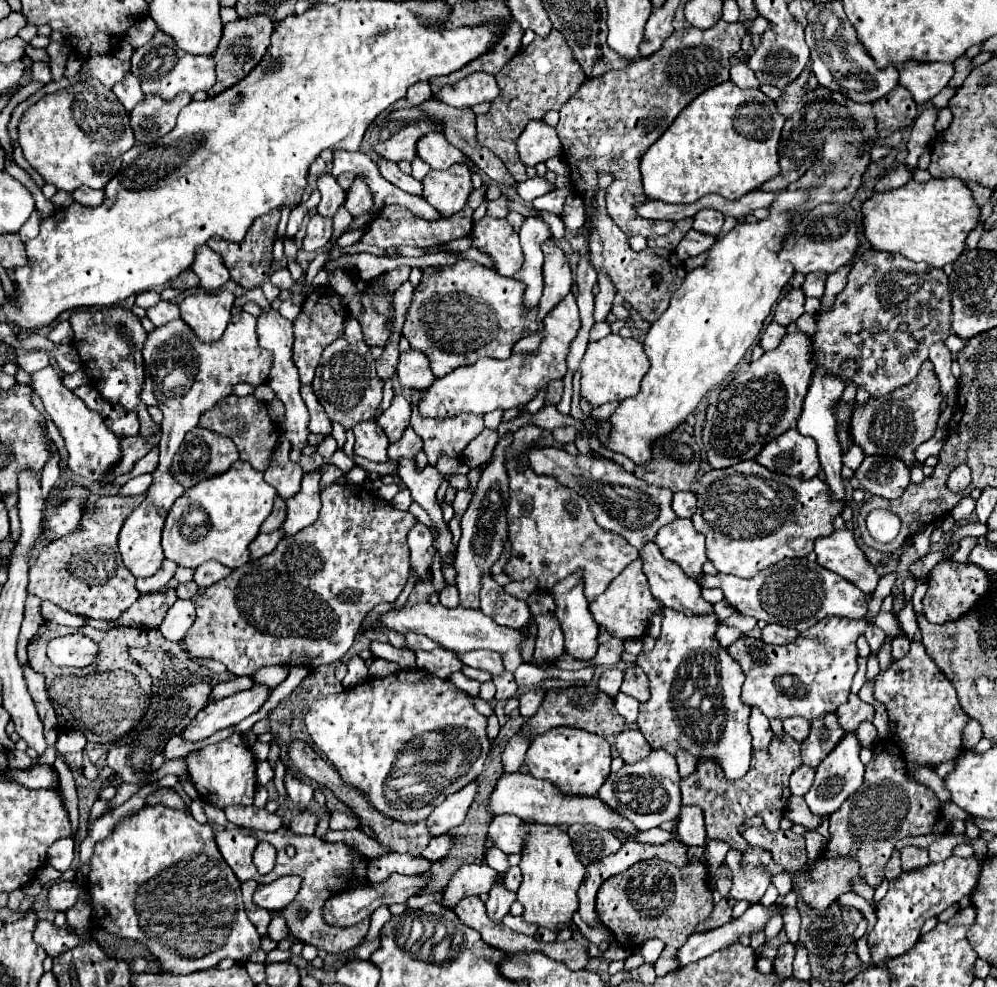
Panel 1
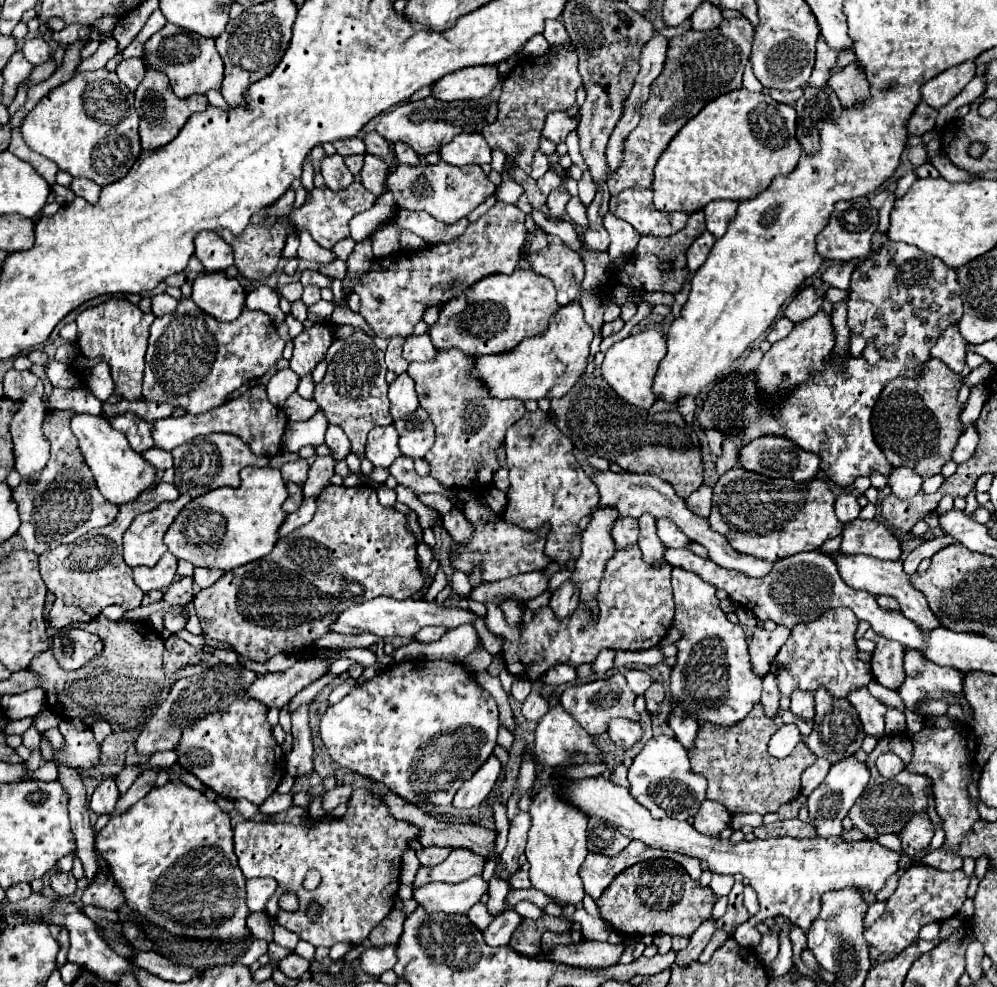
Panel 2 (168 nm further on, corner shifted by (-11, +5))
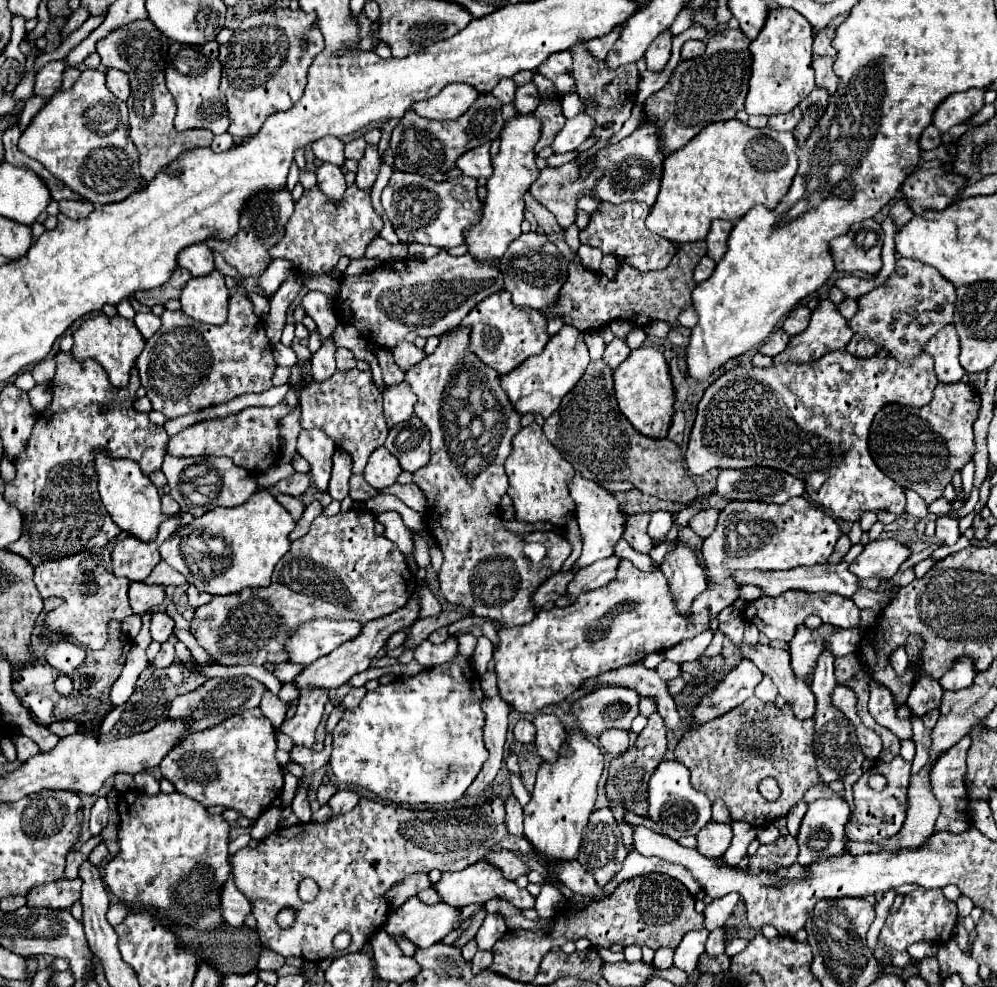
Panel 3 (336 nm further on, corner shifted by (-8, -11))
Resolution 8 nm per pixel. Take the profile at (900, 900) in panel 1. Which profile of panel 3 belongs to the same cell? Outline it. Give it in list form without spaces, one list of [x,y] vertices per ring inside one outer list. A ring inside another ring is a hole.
[[[917,888],[915,892],[905,894],[903,904],[901,904],[901,908],[897,912],[887,916],[885,926],[883,926],[881,934],[879,934],[877,946],[873,950],[873,956],[889,966],[891,964],[891,954],[889,954],[891,950],[905,952],[911,944],[921,942],[921,940],[945,944],[953,936],[955,922],[957,922],[957,904],[953,900],[947,900],[943,890]]]

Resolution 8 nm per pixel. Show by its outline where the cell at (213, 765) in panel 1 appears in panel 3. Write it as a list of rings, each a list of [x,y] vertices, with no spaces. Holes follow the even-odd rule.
[[[251,708],[237,716],[231,716],[229,720],[225,720],[209,730],[187,736],[181,744],[177,744],[173,748],[173,752],[169,752],[161,760],[159,770],[161,770],[163,778],[167,778],[177,788],[177,792],[197,800],[199,804],[203,804],[203,806],[219,804],[223,808],[241,812],[249,820],[257,820],[283,790],[283,768],[275,760],[275,750],[277,750],[275,728],[263,716],[261,708]]]

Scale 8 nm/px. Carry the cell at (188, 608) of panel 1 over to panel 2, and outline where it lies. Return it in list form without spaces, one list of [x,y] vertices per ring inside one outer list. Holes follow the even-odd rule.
[[[168,612],[164,614],[164,628],[170,632],[178,632],[182,630],[186,624],[186,618],[182,616],[182,612]]]

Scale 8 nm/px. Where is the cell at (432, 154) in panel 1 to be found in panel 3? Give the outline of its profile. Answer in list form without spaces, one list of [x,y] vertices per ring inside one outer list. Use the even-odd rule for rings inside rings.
[[[489,144],[461,154],[457,158],[457,168],[471,178],[489,178],[493,172],[491,158],[489,158]]]

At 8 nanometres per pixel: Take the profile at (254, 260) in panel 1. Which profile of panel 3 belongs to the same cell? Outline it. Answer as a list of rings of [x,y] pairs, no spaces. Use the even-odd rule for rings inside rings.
[[[283,188],[281,192],[275,192],[273,196],[253,196],[249,204],[245,206],[245,212],[241,216],[241,228],[233,240],[207,240],[207,246],[215,252],[219,252],[227,264],[235,266],[241,276],[245,278],[259,278],[265,268],[271,264],[269,250],[283,238],[285,234],[285,224],[289,222],[293,214],[293,198]]]

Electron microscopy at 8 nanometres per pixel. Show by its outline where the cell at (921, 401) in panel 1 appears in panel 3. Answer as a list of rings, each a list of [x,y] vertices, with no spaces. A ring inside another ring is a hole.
[[[937,384],[933,400],[921,408],[913,406],[901,406],[901,404],[887,404],[881,408],[871,424],[871,434],[869,434],[869,450],[875,460],[875,464],[899,486],[915,490],[925,502],[933,502],[935,498],[943,496],[943,488],[951,482],[951,476],[955,470],[961,470],[975,454],[973,446],[973,422],[977,420],[981,402],[979,402],[979,392],[965,384]]]

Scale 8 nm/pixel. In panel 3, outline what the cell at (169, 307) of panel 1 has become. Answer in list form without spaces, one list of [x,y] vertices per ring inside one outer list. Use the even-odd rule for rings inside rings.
[[[145,312],[145,314],[137,314],[135,316],[135,326],[139,328],[139,332],[143,334],[143,338],[151,338],[159,328],[161,328],[161,316],[153,314],[153,312]]]

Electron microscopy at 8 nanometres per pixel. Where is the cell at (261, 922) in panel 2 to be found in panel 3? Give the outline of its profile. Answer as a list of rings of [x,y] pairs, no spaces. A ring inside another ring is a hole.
[[[261,948],[261,954],[259,954],[259,970],[277,970],[277,968],[281,968],[285,964],[285,958],[283,956],[279,956],[279,954],[275,954],[273,950],[269,950],[269,948]]]

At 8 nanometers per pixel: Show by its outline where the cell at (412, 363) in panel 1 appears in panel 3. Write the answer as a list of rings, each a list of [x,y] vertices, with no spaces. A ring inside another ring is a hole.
[[[399,344],[393,350],[393,358],[395,358],[397,366],[403,372],[407,372],[407,370],[411,370],[415,364],[419,364],[425,358],[425,352],[421,348],[417,348],[415,344]]]

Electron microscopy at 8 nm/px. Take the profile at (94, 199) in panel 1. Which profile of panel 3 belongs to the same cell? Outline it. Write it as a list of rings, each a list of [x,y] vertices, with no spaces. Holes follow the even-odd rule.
[[[61,200],[59,210],[65,216],[71,216],[73,220],[77,220],[77,218],[89,216],[95,210],[95,206],[91,202],[87,202],[87,200]]]

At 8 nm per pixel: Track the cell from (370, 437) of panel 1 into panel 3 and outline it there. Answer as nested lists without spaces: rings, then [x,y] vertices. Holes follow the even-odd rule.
[[[381,446],[369,456],[363,476],[373,488],[381,490],[395,484],[395,478],[399,476],[399,472],[401,472],[399,460],[385,446]]]

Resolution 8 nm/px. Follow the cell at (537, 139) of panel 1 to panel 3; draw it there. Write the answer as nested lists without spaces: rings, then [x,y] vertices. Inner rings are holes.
[[[577,114],[575,118],[567,120],[563,130],[553,140],[553,144],[551,144],[553,152],[565,154],[565,152],[575,150],[581,142],[585,142],[591,136],[591,130],[593,130],[593,120],[589,120],[589,116]]]

